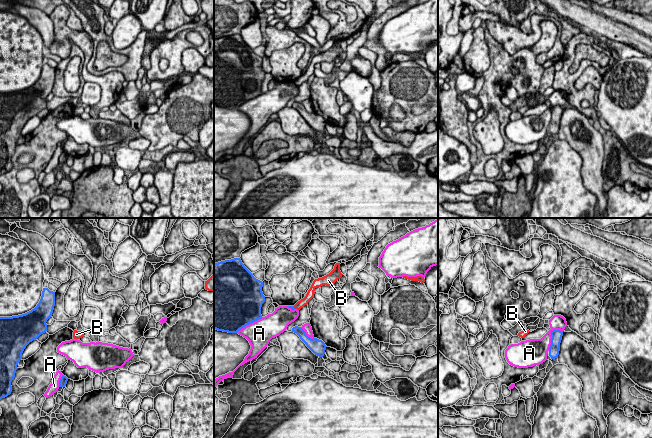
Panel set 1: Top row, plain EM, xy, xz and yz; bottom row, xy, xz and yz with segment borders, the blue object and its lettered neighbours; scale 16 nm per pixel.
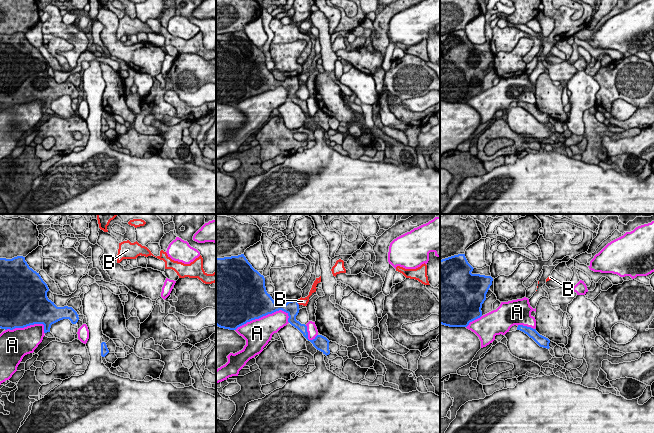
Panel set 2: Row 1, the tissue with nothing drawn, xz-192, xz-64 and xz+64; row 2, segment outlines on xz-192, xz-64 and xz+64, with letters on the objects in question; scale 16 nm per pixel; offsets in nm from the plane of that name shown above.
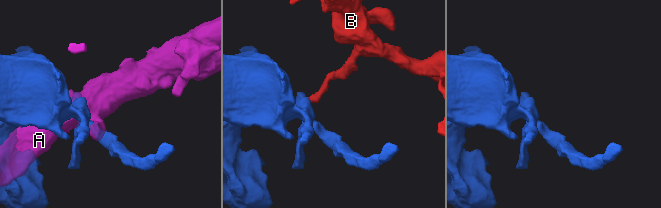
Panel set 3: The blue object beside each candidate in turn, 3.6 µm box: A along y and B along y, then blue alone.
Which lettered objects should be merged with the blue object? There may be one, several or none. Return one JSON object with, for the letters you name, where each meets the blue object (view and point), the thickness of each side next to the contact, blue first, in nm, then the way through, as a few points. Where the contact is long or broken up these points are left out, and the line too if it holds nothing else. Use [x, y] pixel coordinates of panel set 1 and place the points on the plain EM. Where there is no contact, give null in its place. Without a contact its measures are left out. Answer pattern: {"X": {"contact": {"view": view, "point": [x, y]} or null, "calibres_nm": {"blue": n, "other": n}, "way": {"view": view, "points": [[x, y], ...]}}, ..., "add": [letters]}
{"add": []}

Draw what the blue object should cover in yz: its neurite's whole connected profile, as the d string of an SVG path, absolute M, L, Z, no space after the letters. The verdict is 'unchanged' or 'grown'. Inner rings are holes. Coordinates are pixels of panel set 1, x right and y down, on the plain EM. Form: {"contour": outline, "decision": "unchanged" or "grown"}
{"contour": "M553 106L550 108L551 108L552 115L551 115L551 121L549 124L549 132L551 133L551 135L555 135L555 134L558 134L558 131L559 131L560 119L562 116L563 107Z", "decision": "unchanged"}

